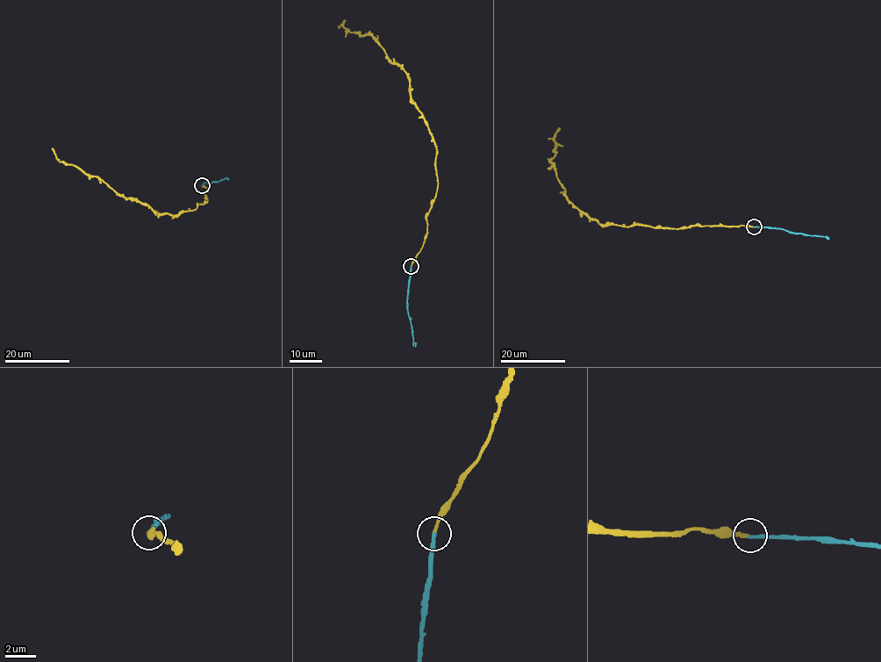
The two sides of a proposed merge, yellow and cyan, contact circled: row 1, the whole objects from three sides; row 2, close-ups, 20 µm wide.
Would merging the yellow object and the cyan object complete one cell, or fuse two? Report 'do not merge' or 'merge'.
merge

